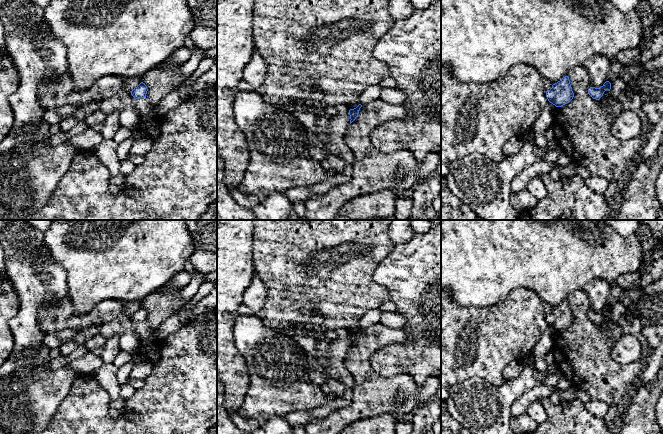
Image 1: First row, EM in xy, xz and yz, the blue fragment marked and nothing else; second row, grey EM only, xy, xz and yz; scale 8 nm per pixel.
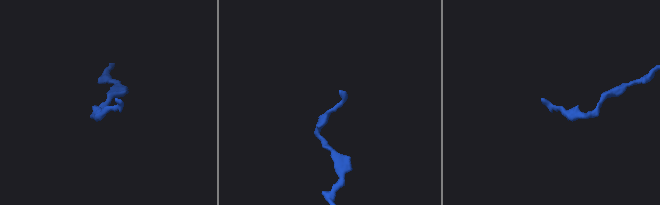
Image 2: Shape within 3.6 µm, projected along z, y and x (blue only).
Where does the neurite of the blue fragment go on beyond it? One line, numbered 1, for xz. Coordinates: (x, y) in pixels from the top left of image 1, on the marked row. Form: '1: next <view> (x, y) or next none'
1: next none

